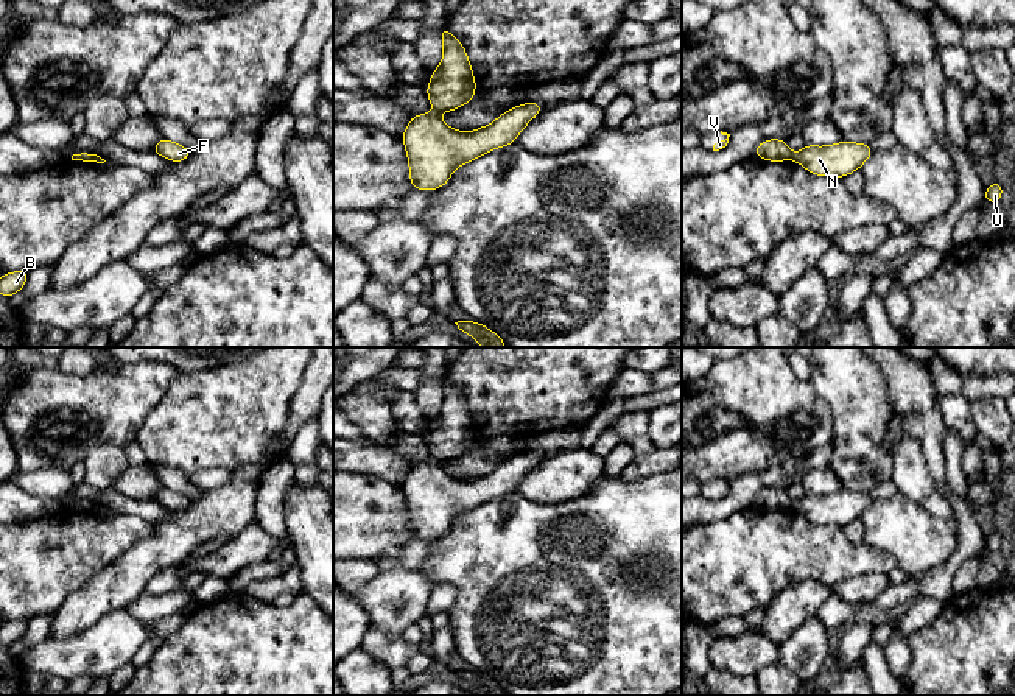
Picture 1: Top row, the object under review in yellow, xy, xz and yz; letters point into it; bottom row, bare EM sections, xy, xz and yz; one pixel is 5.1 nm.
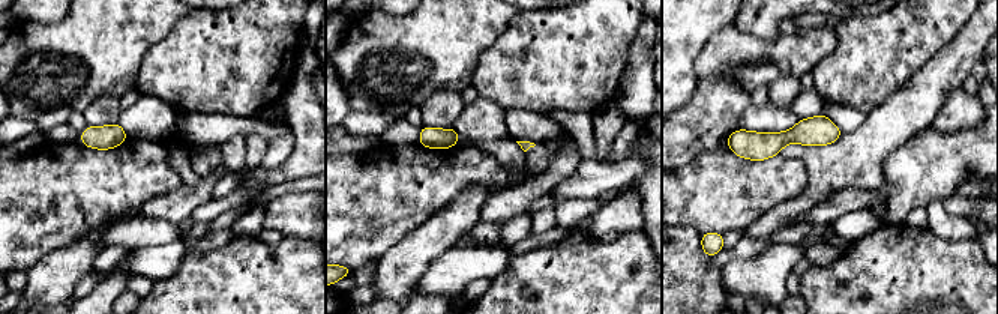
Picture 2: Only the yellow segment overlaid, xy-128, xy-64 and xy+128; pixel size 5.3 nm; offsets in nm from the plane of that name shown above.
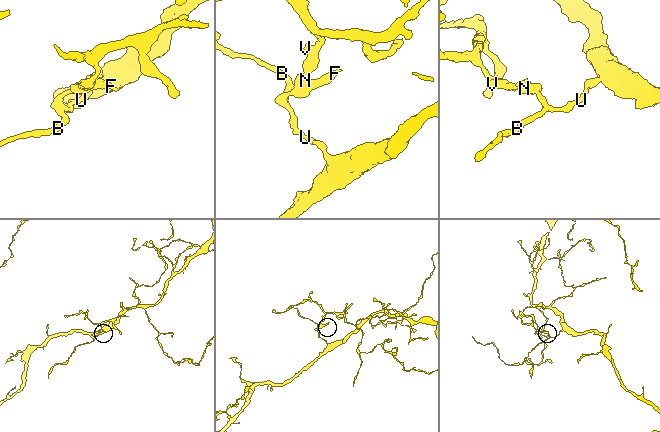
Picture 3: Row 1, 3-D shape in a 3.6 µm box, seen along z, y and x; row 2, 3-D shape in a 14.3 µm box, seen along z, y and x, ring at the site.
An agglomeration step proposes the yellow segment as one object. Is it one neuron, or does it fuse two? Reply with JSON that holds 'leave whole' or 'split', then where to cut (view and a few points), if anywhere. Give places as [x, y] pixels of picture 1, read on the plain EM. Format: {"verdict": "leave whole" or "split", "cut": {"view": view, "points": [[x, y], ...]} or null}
{"verdict": "split", "cut": {"view": "yz", "points": [[796, 503], [793, 508]]}}

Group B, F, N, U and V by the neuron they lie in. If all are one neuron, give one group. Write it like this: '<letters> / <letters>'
B F N U / V

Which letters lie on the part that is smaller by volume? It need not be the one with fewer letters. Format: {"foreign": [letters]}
{"foreign": ["V"]}

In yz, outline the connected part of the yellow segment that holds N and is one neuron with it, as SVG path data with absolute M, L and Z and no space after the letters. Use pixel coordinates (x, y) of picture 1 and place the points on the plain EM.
M844 489L828 495L805 494L794 509L816 525L845 526L859 518L872 503L870 494Z

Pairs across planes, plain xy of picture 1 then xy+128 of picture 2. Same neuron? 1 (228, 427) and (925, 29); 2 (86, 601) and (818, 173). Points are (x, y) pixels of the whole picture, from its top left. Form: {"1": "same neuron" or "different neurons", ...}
{"1": "same neuron", "2": "same neuron"}

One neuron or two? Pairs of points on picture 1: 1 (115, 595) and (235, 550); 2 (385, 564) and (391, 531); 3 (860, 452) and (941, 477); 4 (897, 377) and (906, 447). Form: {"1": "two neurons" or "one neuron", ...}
{"1": "two neurons", "2": "two neurons", "3": "two neurons", "4": "two neurons"}

